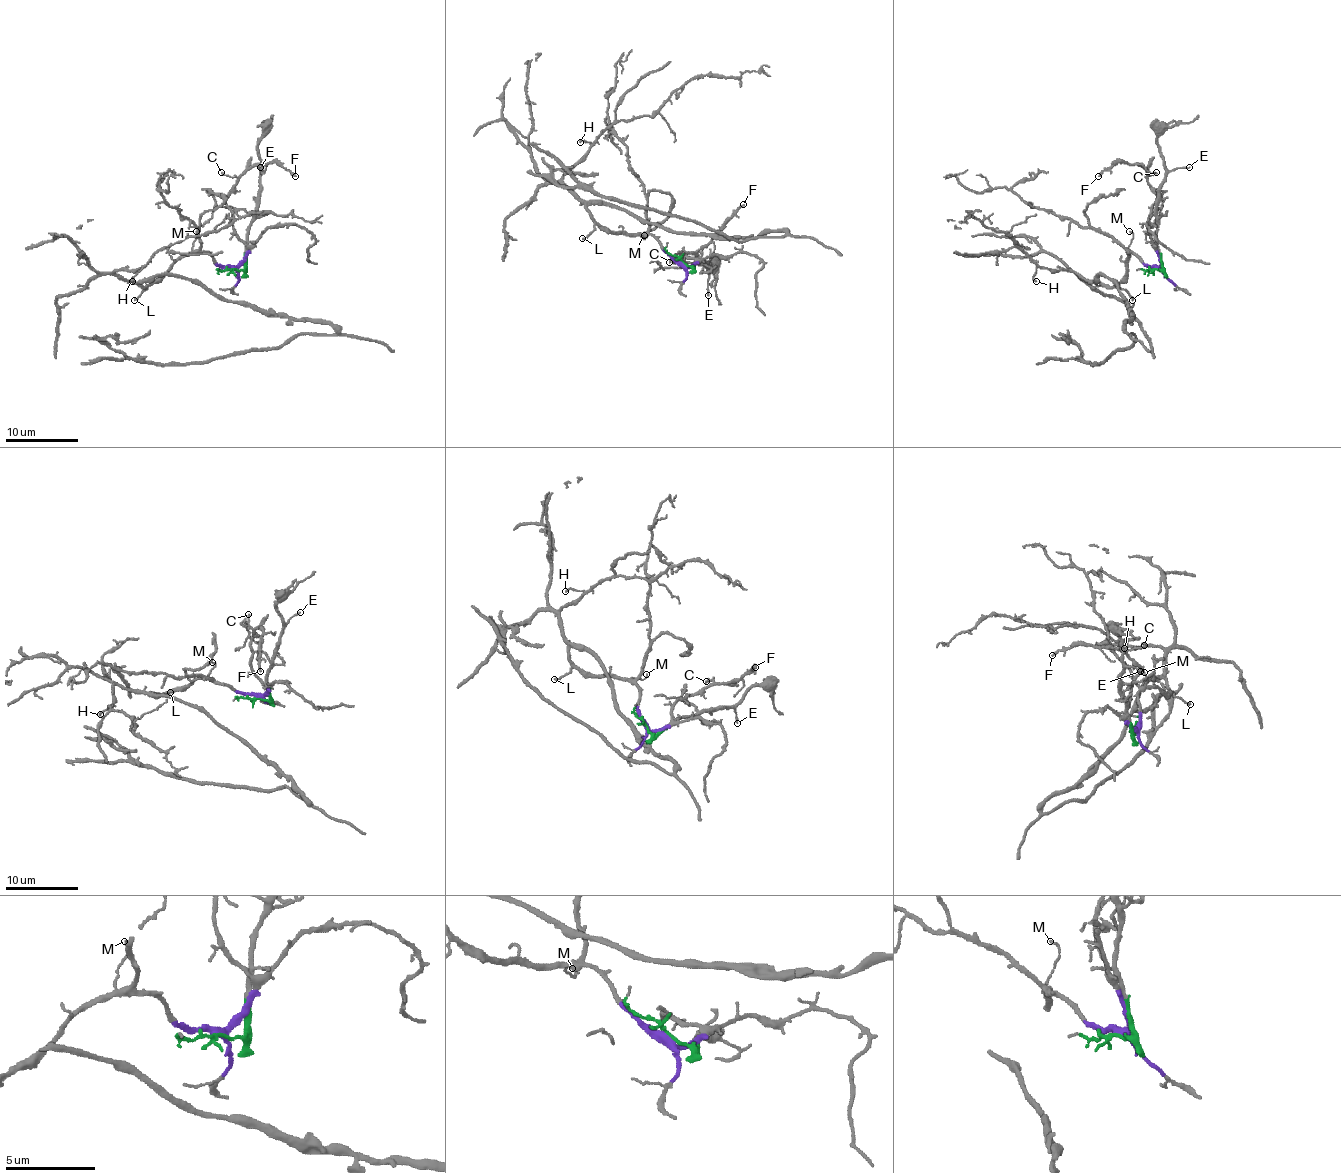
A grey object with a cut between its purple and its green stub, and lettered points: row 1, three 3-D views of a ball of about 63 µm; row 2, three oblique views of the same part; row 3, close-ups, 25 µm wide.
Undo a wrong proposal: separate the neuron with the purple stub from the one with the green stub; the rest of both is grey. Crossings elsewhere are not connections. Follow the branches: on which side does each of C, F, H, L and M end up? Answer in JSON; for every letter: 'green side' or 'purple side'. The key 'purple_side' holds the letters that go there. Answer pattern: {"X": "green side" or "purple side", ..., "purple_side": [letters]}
{"C": "purple side", "F": "purple side", "H": "purple side", "L": "purple side", "M": "purple side", "purple_side": ["C", "F", "H", "L", "M"]}

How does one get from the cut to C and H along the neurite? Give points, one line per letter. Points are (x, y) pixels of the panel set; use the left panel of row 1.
C: (235, 270), (248, 246), (234, 230), (232, 213), (226, 204), (226, 195), (237, 179), (221, 172)
H: (235, 270), (223, 268), (208, 253), (185, 253), (147, 286), (128, 282), (114, 271), (143, 268), (132, 280)

